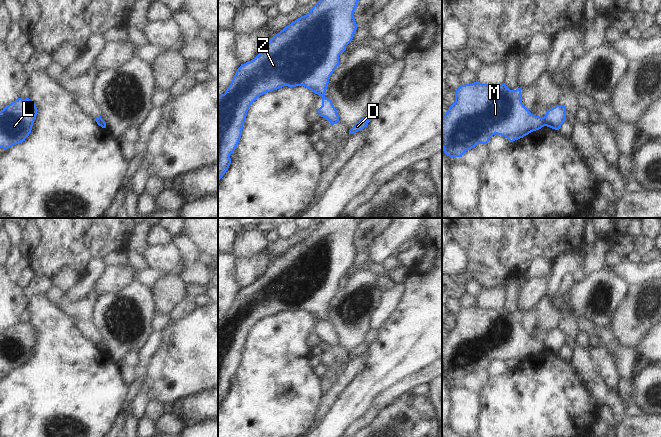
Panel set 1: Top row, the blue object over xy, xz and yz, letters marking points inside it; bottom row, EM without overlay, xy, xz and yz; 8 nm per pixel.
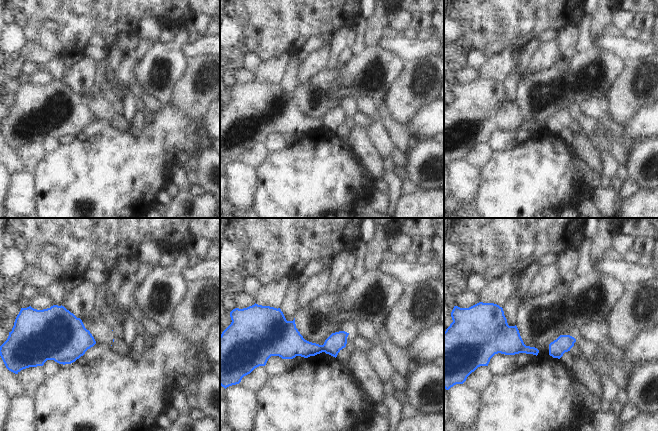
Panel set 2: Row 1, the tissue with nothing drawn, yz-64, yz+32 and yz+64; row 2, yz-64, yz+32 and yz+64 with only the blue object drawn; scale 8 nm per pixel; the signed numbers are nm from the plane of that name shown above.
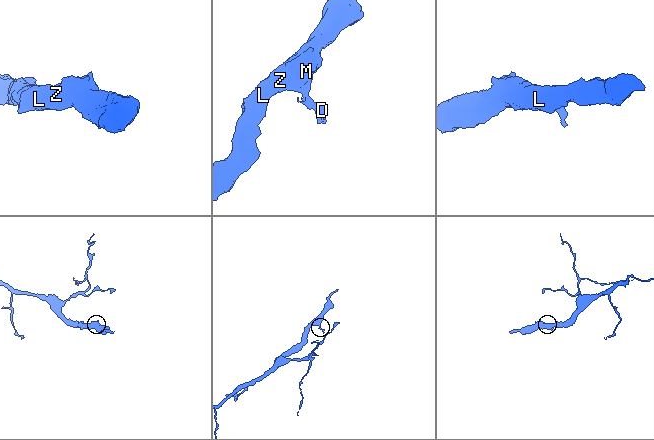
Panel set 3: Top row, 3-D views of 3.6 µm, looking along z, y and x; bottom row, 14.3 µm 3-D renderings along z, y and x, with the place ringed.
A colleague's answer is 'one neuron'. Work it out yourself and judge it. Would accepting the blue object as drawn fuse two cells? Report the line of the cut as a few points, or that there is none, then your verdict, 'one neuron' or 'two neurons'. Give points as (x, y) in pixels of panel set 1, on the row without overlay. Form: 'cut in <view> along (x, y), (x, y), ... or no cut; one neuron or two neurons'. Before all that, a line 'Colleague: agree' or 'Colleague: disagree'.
Colleague: disagree
cut in yz along (543, 341), (546, 349); two neurons

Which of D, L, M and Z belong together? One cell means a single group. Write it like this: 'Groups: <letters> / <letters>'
Groups: D / L M Z

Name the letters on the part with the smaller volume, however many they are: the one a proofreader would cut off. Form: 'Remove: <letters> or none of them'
Remove: D

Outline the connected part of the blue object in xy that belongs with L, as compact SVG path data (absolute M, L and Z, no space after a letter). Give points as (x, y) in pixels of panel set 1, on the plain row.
M18 322L0 335L0 372L8 373L29 360L37 331L29 322Z

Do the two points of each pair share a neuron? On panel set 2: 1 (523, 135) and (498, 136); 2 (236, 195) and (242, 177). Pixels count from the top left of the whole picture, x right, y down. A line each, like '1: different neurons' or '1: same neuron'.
1: same neuron
2: same neuron

